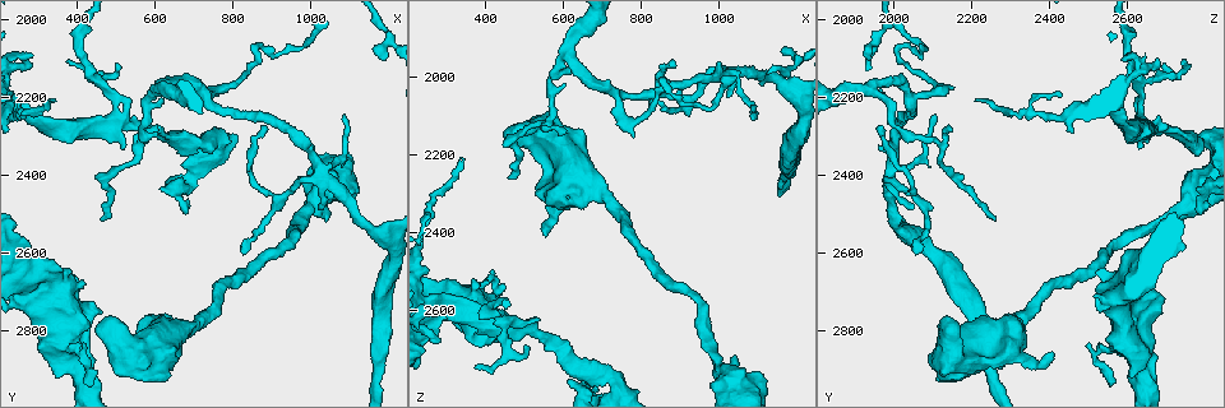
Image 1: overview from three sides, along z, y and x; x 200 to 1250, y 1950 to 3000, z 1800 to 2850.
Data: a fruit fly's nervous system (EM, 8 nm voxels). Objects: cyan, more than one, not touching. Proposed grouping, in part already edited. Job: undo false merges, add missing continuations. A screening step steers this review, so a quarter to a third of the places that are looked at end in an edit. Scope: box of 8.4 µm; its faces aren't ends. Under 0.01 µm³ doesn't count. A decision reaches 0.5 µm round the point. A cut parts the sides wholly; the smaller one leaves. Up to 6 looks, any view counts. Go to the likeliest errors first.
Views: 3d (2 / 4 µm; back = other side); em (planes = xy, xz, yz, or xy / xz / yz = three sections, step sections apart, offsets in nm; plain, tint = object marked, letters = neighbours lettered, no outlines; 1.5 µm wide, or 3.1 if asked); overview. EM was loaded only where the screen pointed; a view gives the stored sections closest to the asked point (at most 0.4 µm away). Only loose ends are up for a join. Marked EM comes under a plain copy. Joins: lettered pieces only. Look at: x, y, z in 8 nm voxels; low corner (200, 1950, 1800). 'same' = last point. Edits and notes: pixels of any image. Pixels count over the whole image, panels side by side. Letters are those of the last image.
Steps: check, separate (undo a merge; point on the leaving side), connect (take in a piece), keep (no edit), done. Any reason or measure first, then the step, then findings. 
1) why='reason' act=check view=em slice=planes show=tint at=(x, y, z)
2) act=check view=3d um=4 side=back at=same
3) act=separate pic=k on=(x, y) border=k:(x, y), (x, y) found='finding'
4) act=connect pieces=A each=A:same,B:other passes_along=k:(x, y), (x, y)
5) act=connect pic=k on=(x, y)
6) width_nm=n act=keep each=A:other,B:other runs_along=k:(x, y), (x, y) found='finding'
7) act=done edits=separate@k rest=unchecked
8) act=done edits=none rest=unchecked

why='free end' act=check view=3d um=4 at=(345, 2215, 2205)

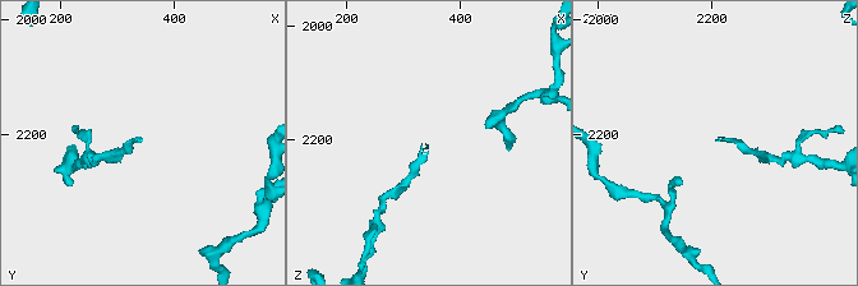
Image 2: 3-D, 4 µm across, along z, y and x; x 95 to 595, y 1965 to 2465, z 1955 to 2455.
why='now the EM' act=check view=em slice=planes show=letters at=(340, 2215, 2210)

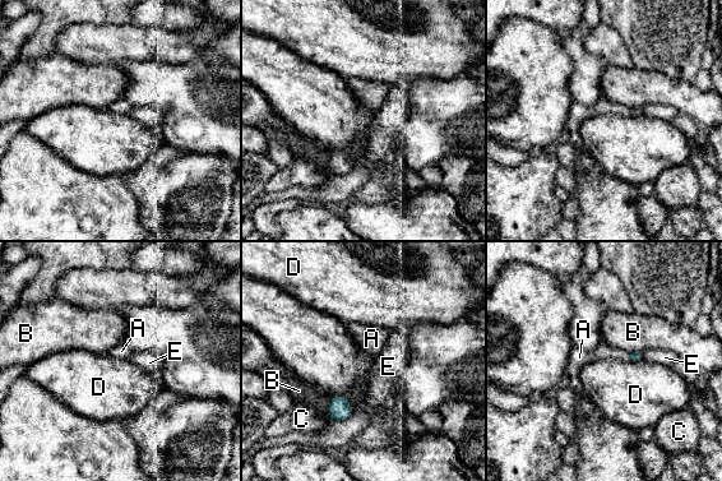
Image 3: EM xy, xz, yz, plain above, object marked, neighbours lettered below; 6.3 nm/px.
act=connect pieces=A each=A:same,B:other,C:other,D:other,E:other passes_along=3:(632, 356), (626, 355), (604, 351) found='it goes on there'

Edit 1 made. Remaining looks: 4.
act=check view=overview

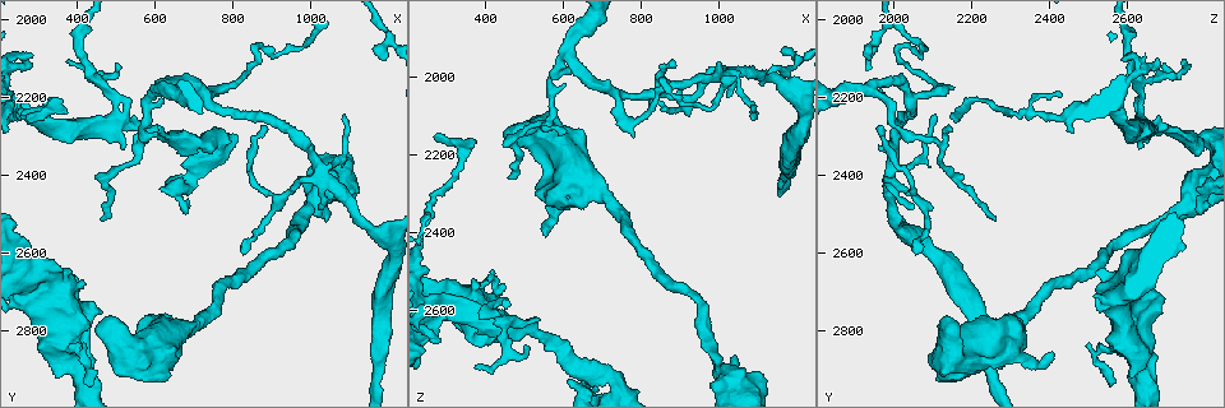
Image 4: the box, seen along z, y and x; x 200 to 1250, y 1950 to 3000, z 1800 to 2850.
why='sharp bend' act=check view=em slice=xz step=4 show=letters at=(860, 2075, 2015)

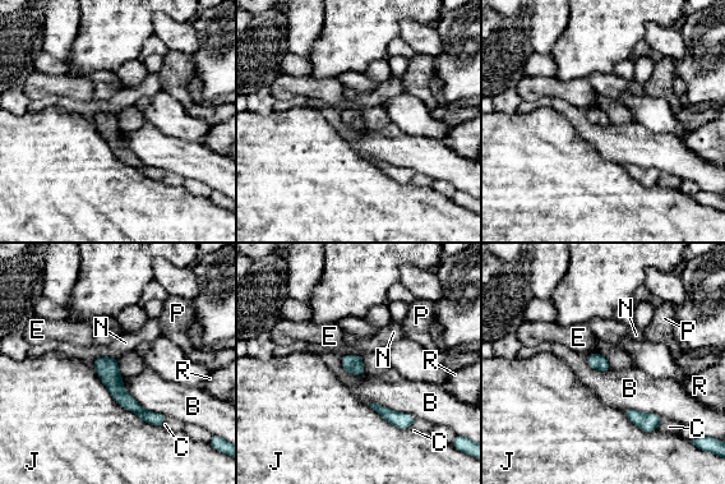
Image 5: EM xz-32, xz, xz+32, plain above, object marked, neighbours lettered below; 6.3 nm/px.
act=check view=em slice=planes show=letters at=same

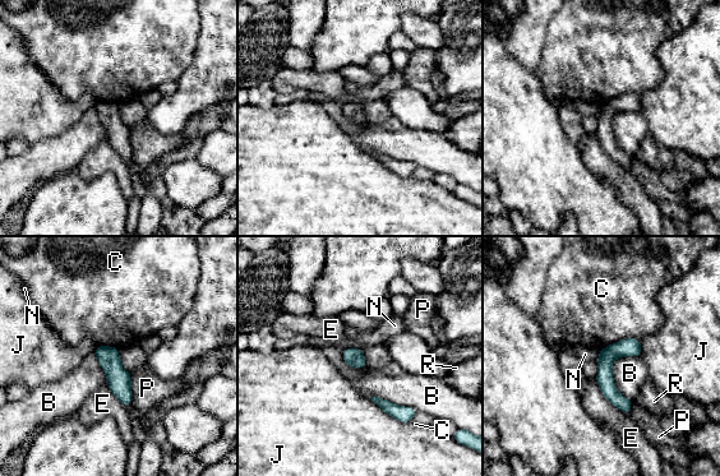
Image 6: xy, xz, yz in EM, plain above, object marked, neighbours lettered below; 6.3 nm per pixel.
act=keep each=B:other,C:other,E:other,J:other,N:other,P:other,R:other found='continuous, no second neuron'

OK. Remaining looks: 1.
act=done edits=connect@3 rest=unchecked

